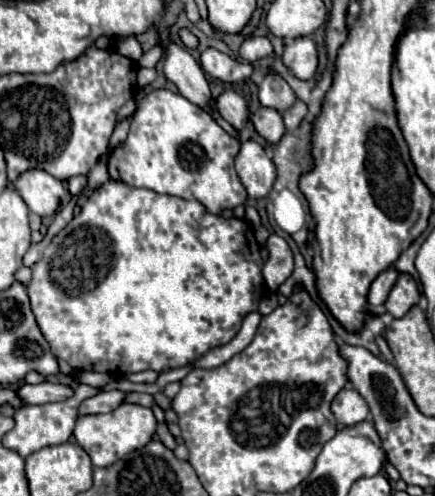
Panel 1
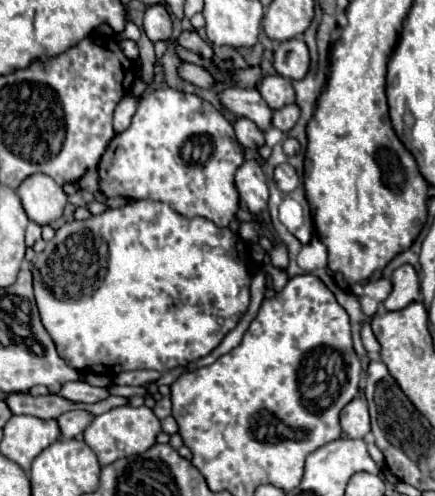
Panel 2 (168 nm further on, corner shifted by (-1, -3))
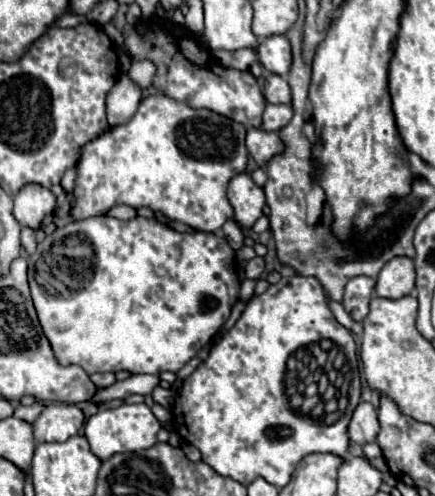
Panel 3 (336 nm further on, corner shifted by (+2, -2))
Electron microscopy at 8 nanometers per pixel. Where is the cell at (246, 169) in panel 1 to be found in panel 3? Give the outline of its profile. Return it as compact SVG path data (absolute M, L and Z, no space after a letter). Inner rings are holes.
M239 173L229 181L227 195L235 211L233 215L235 221L241 227L253 227L255 221L263 215L263 207L265 207L263 189L255 185L249 173Z

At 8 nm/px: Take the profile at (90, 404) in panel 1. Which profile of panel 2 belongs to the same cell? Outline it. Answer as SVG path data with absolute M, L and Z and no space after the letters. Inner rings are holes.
M70 410L68 414L62 414L60 418L56 418L60 434L64 438L76 438L80 432L84 432L84 428L92 422L92 414L86 410Z

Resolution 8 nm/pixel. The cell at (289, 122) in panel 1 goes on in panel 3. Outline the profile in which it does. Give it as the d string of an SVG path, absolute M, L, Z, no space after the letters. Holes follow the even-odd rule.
M267 105L263 113L263 129L265 131L279 131L283 129L293 117L293 107L291 105Z

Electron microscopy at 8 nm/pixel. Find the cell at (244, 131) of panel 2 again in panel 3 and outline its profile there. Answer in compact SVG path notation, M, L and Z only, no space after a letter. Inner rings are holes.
M247 129L245 137L247 151L257 161L257 165L265 165L273 155L277 155L283 149L283 143L277 133L269 133L263 129Z

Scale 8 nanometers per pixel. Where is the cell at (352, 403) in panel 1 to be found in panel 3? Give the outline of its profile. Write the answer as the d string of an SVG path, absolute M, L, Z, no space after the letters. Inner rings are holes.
M361 401L357 405L347 431L349 431L349 439L359 445L375 441L379 433L379 421L377 421L377 411L371 407L371 403Z

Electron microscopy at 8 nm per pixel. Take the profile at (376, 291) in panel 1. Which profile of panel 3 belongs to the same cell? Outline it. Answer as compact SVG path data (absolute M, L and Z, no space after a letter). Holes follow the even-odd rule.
M353 277L353 281L345 285L343 305L345 305L345 311L355 321L363 321L367 317L373 291L375 291L375 279L371 277Z

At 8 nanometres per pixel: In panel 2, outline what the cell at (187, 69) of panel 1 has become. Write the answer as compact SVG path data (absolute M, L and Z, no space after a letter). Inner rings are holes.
M152 4L144 12L144 30L152 42L172 38L172 20L164 4Z

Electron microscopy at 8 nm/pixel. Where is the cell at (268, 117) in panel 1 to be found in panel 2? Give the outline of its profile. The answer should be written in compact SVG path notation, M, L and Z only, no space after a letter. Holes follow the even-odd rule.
M226 88L218 92L220 104L234 114L234 118L248 118L252 120L262 132L266 132L272 126L272 110L260 96L256 88Z

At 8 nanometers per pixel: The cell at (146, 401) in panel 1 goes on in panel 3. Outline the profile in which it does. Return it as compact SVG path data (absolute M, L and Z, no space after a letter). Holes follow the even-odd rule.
M33 403L31 407L23 407L23 405L19 405L17 409L15 409L15 415L19 417L19 419L23 419L23 421L29 421L29 423L33 423L39 415L41 415L41 411L45 409L45 405L43 403Z

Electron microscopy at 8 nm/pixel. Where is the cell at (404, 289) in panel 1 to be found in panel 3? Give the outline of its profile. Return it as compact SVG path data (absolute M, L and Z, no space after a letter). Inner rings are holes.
M393 257L393 261L389 261L381 269L375 285L375 293L387 299L411 295L413 289L415 289L415 265L409 257Z

